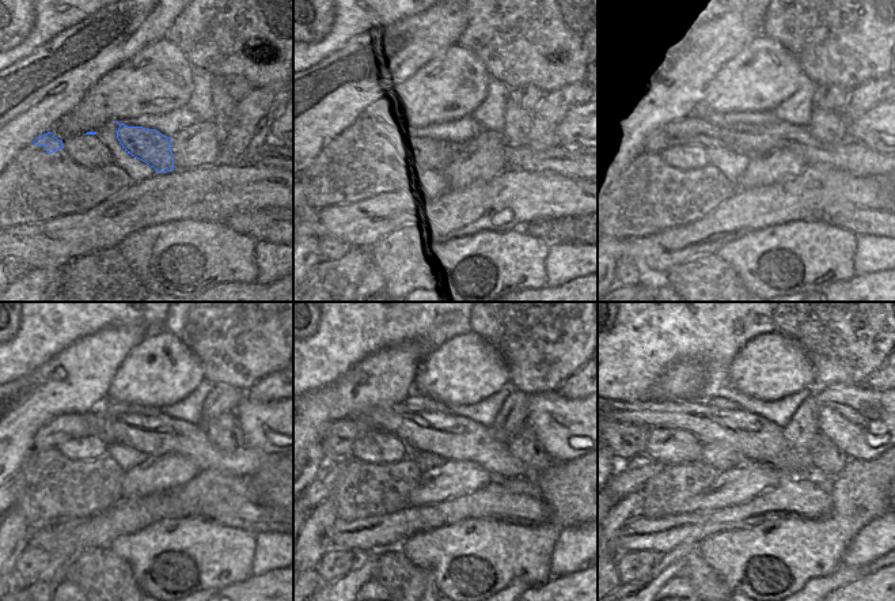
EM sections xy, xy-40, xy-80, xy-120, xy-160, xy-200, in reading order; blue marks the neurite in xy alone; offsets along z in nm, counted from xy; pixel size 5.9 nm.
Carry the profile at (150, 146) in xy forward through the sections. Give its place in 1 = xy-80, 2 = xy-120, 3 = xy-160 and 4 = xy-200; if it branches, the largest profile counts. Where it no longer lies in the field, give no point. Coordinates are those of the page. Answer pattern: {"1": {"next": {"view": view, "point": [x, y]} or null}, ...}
{"1": {"next": {"view": "xy-80", "point": [663, 135]}}, "2": {"next": {"view": "xy-120", "point": [65, 427]}}, "3": {"next": {"view": "xy-160", "point": [338, 439]}}, "4": {"next": {"view": "xy-200", "point": [625, 441]}}}

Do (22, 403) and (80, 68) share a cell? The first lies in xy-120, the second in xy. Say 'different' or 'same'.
same

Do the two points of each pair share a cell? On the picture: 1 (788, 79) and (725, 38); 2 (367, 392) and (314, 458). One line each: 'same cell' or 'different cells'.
1: different cells
2: same cell

